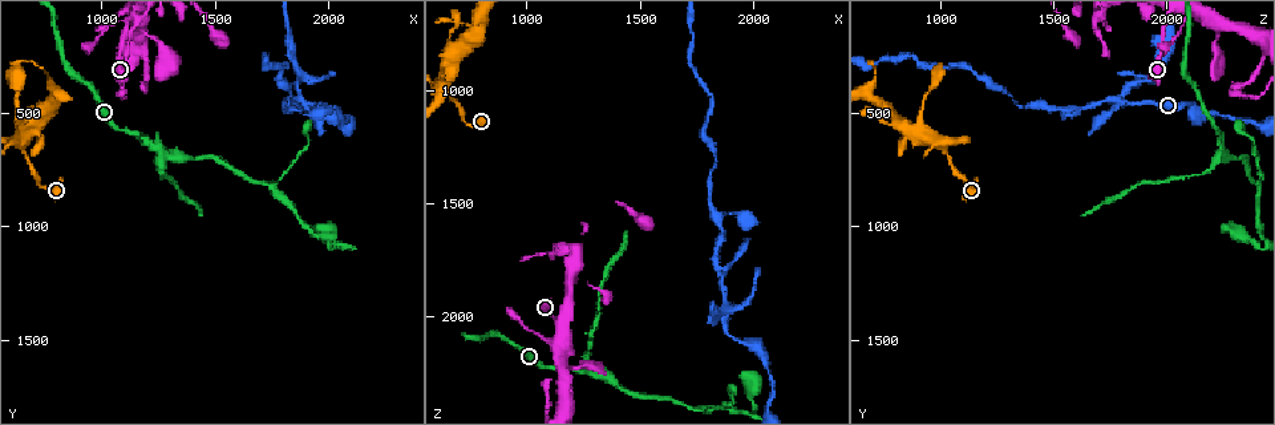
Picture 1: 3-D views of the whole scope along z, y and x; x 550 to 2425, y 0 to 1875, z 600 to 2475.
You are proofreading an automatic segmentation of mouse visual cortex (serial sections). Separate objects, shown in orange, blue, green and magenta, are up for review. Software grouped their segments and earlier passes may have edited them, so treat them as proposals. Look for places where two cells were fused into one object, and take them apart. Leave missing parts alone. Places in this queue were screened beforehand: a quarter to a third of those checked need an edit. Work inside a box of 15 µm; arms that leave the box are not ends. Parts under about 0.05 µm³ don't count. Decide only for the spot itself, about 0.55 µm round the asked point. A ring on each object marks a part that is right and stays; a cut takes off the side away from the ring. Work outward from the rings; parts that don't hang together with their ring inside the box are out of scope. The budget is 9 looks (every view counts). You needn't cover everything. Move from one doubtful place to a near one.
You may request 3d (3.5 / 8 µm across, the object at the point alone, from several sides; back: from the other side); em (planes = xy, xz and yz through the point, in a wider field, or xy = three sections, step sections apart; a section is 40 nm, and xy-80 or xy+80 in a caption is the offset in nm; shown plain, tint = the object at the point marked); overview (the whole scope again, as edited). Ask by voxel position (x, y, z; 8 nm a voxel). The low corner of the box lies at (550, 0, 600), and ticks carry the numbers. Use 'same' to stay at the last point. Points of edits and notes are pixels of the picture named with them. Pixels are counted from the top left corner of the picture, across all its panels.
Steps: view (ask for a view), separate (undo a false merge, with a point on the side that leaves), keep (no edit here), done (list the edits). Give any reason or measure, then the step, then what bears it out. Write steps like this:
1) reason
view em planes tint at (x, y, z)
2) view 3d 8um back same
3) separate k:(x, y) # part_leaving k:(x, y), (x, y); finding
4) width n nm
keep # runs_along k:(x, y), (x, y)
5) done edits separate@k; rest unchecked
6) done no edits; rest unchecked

branch point
view 3d 3.5um at (1250, 660, 2230)

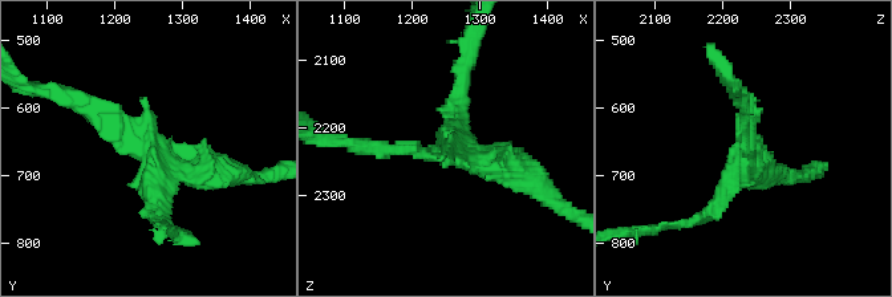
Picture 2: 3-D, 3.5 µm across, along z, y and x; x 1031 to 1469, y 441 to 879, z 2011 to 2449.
view em xy step 3 plain at (1265, 680, 2235)

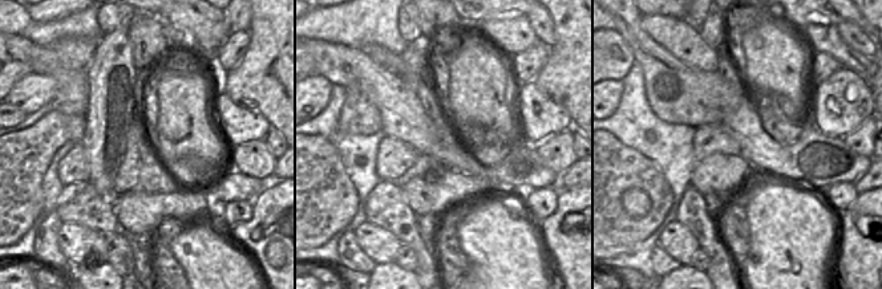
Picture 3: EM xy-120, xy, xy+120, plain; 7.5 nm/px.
where the object lies
view em xy step 3 tint same

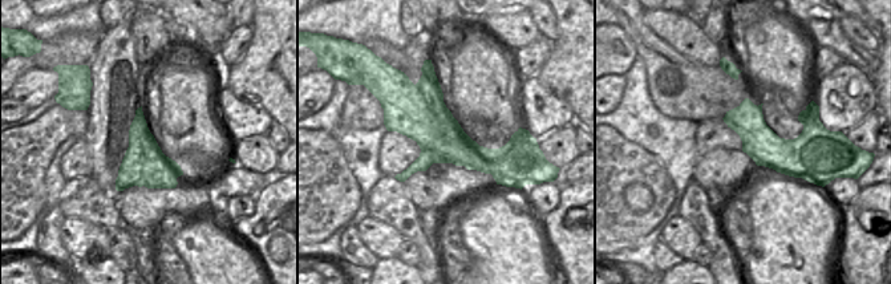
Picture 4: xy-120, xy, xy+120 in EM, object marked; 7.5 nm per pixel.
separate 2:(462, 88) # part_leaving 2:(453, 122), (461, 52), (469, 35); two cells meet here

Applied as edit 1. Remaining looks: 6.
view overview

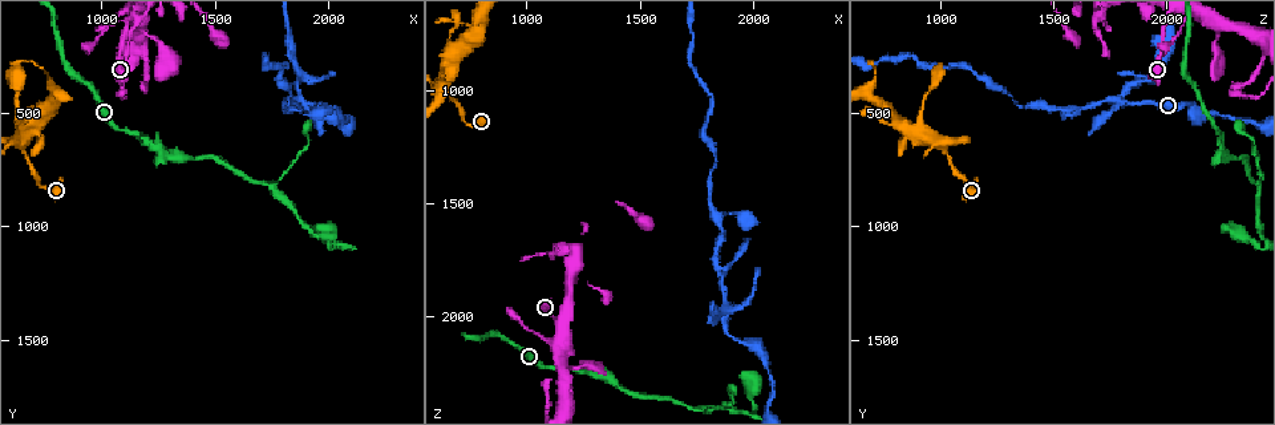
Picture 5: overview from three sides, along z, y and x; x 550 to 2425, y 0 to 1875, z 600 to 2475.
arms part here
view 3d 3.5um at (1300, 230, 2220)

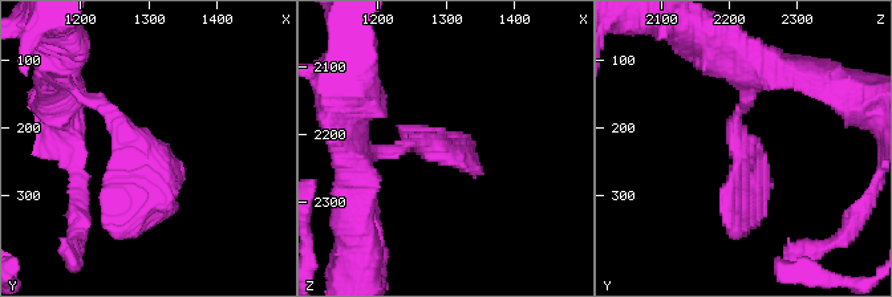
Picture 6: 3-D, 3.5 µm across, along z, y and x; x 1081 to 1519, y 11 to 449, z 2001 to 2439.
view em xy step 5 tint at (1290, 240, 2220)

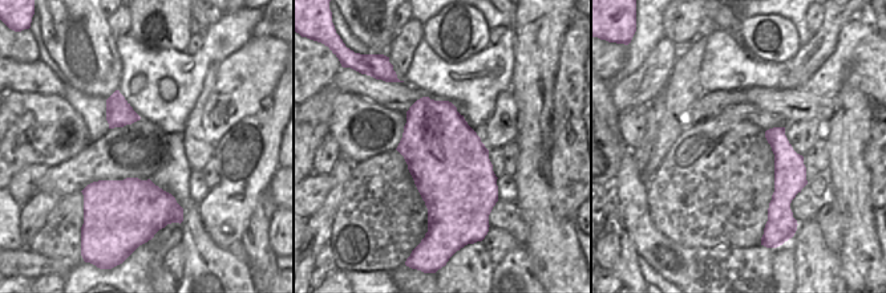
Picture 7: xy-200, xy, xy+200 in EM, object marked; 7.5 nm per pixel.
keep # runs_along 6:(81, 96), (142, 149), (138, 198), (105, 222); continuous, no second cell

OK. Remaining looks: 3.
abrupt turn
view 3d 8um at (1850, 460, 1780)

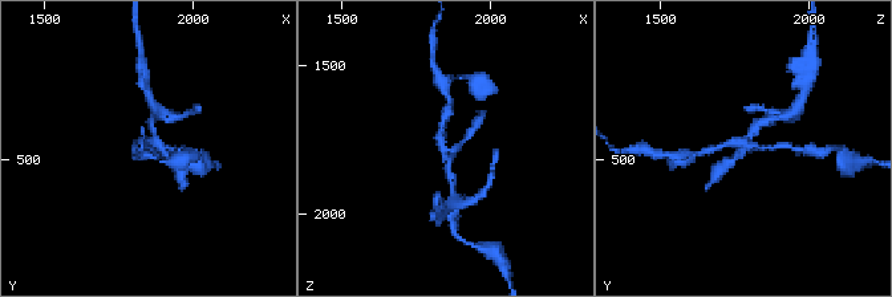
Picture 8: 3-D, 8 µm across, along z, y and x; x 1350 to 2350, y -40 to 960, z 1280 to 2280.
now the EM
view em planes tint at (1860, 440, 1800)

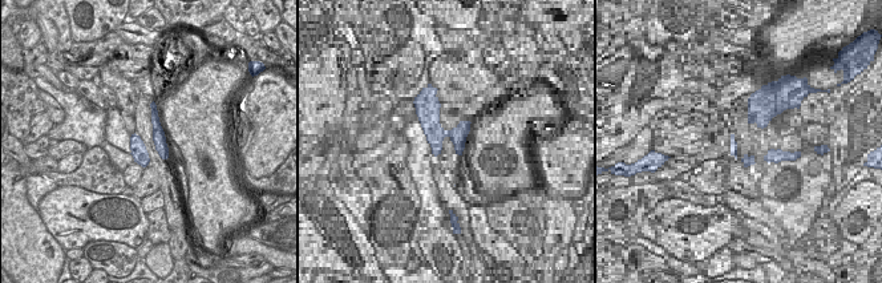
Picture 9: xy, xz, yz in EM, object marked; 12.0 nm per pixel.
separate 8:(730, 161) # two cells meet here

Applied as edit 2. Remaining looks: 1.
done edits separate@2, separate@8; rest unchecked

